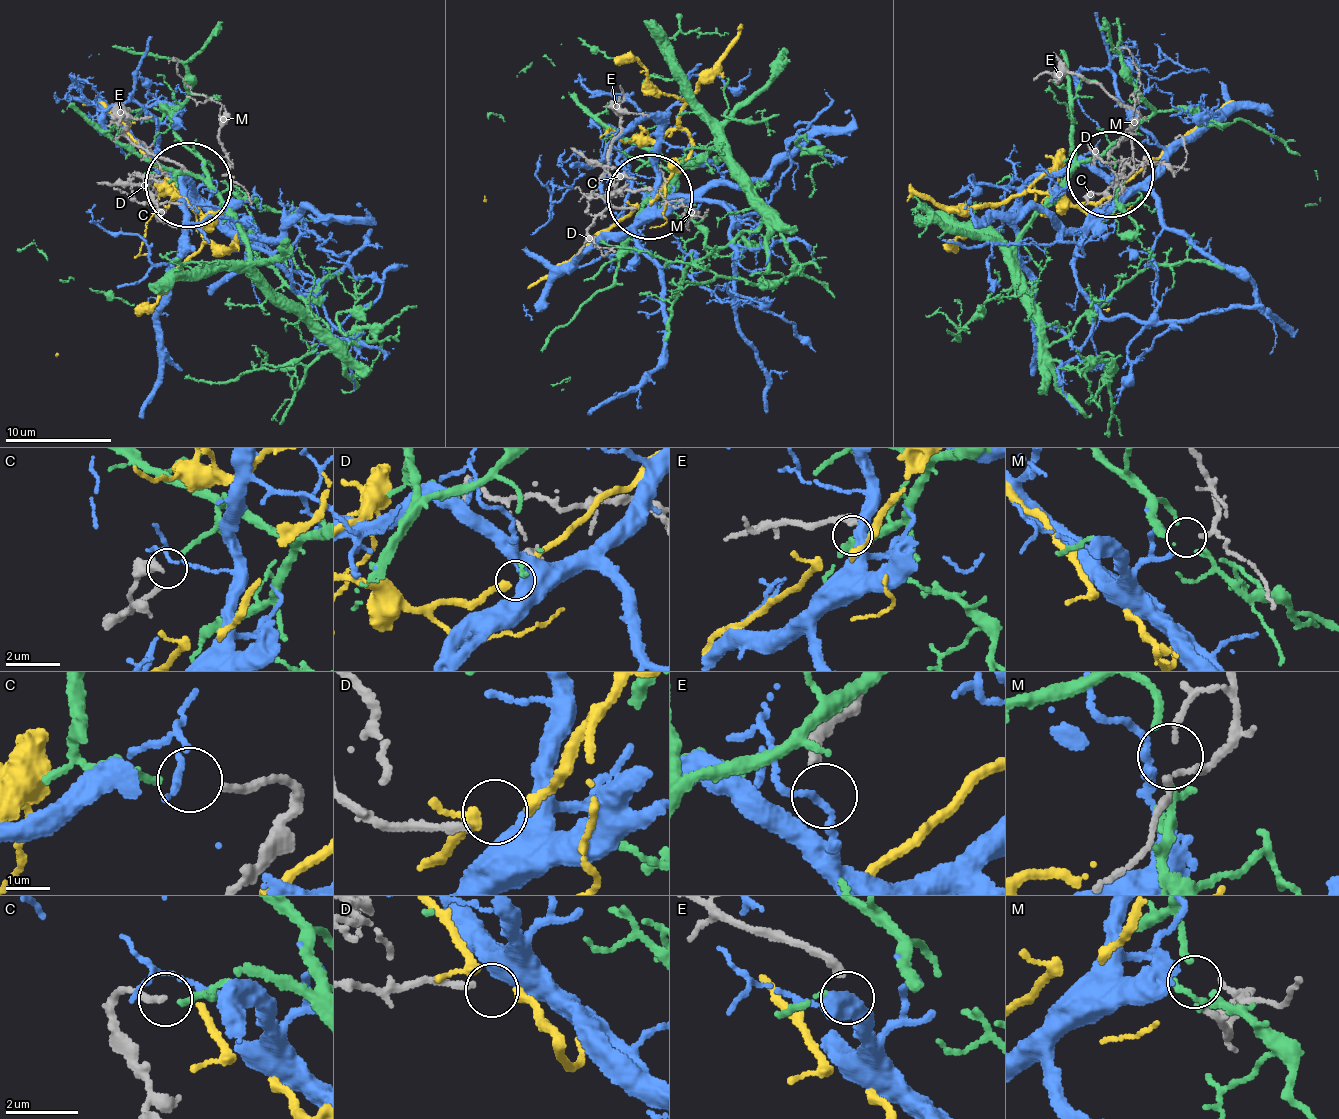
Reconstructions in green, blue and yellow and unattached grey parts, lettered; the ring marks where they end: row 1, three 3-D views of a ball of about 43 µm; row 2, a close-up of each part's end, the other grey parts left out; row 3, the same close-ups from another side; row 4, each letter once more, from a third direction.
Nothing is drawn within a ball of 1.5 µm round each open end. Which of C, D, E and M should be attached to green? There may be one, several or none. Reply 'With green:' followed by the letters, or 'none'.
With green: C

